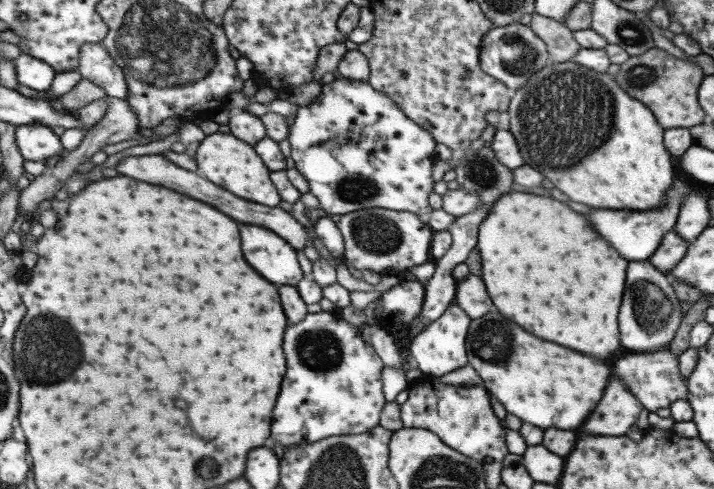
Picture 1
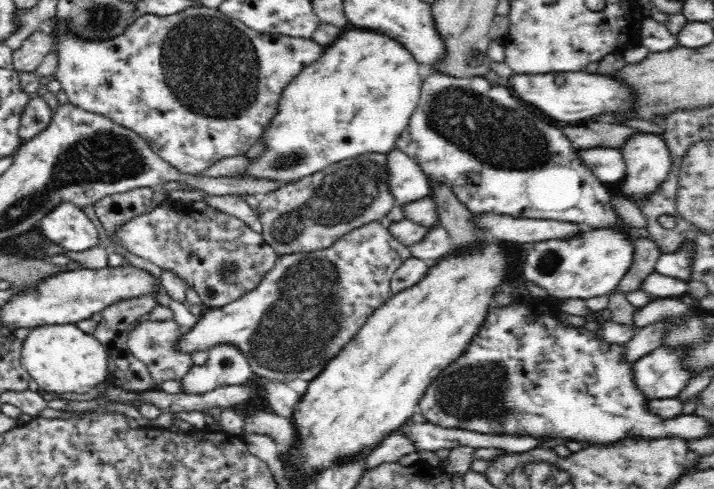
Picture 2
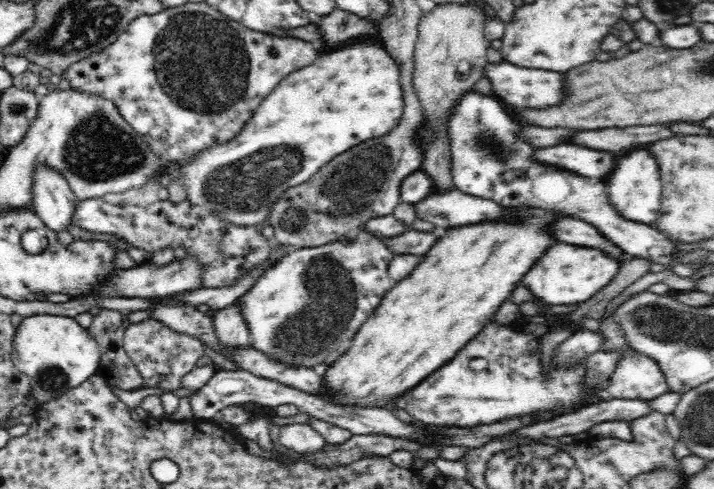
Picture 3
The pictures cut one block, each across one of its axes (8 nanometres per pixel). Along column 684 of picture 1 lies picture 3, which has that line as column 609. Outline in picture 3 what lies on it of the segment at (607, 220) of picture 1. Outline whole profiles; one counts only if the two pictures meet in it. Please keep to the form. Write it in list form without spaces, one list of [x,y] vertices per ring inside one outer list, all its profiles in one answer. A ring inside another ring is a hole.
[[[631,150],[624,158],[618,160],[606,182],[608,199],[616,207],[620,217],[650,225],[661,212],[662,181],[658,161],[649,150]]]

